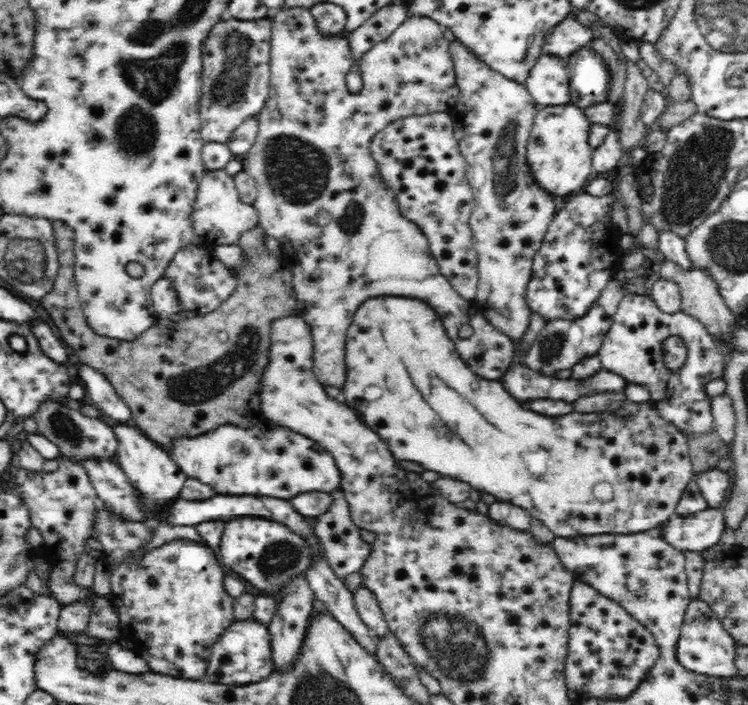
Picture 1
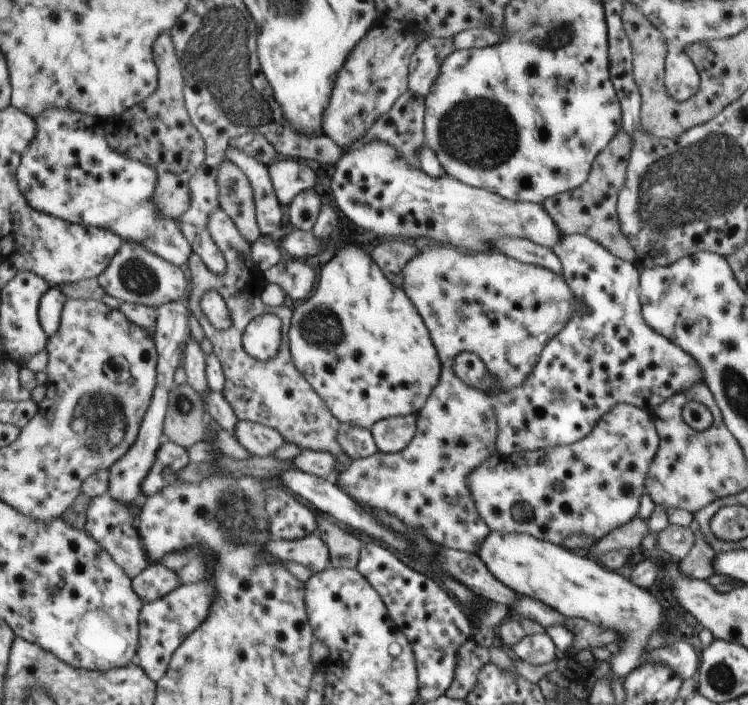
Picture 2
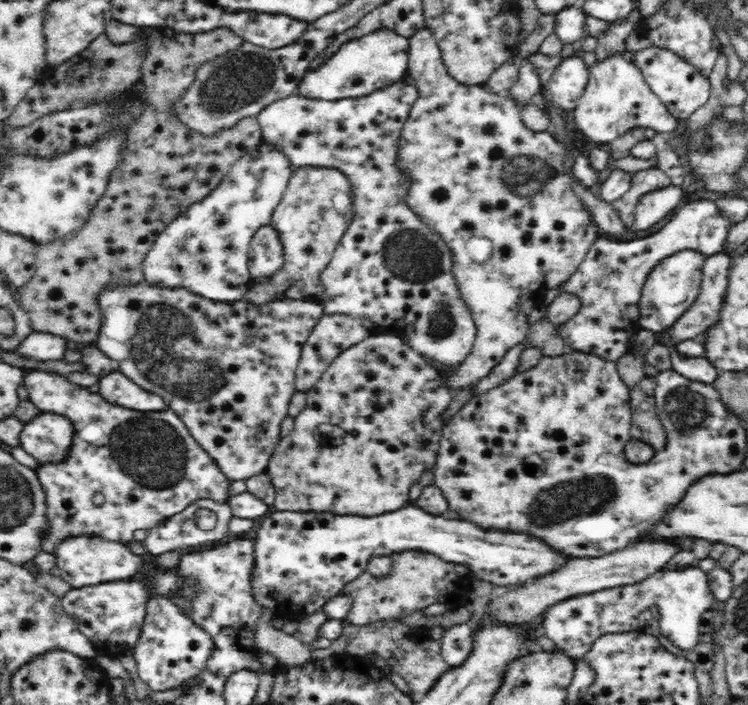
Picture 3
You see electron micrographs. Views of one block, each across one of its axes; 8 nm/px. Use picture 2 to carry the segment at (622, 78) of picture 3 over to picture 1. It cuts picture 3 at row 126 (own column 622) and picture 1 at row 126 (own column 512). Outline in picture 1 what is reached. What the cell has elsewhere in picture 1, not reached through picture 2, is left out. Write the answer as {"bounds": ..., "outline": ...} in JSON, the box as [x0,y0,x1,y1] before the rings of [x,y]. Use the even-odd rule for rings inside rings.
{"bounds":[527,103,593,196],"outline":[[[566,103],[558,106],[540,107],[534,118],[533,127],[527,144],[527,164],[530,165],[532,180],[547,193],[558,194],[558,196],[574,193],[588,182],[592,176],[593,148],[589,143],[589,130],[591,122],[586,113],[575,104]]]}

